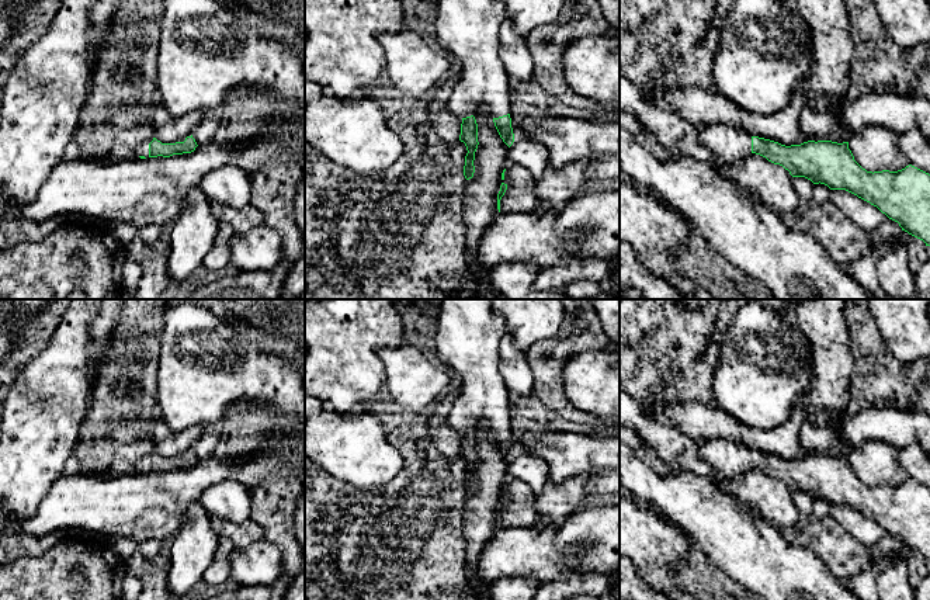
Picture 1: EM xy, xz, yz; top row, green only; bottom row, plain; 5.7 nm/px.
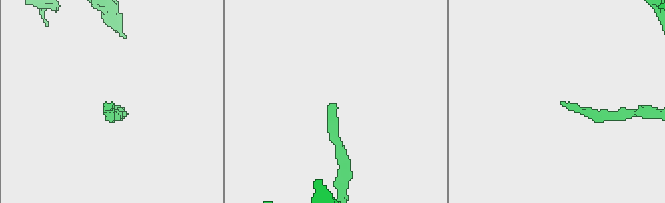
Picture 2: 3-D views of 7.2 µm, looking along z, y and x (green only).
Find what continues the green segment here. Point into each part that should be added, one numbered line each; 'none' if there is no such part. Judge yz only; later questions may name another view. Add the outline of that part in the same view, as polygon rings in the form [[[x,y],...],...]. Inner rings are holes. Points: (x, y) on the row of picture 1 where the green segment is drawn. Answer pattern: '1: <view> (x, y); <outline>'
1: yz (729, 146); [[[700,126],[698,143],[711,150],[718,163],[716,171],[725,177],[732,177],[752,153],[752,136],[732,126]]]

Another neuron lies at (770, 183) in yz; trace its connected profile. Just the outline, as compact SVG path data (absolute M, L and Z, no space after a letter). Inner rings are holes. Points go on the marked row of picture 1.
M750 153L742 166L732 174L745 194L756 195L775 214L795 212L799 197L792 184L792 176L780 164Z

